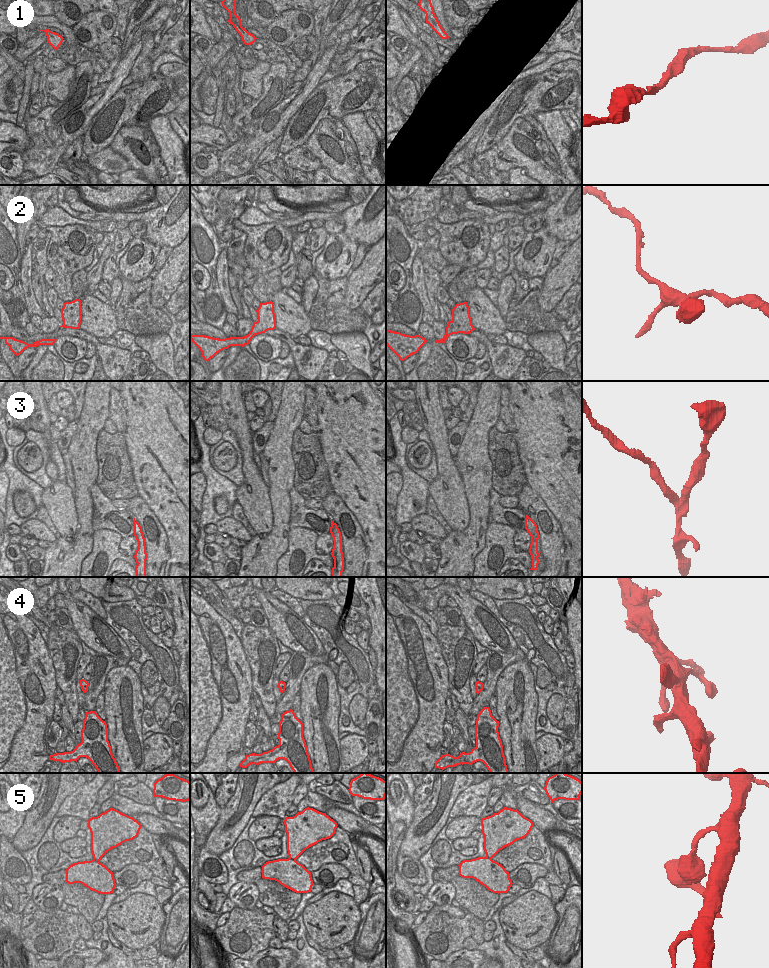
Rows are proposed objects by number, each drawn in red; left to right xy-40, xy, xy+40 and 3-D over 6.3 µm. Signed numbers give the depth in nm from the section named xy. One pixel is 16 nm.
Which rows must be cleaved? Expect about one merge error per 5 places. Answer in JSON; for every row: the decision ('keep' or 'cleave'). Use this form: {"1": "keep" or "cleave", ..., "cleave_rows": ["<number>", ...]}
{"1": "keep", "2": "keep", "3": "cleave", "4": "keep", "5": "keep", "cleave_rows": ["3"]}

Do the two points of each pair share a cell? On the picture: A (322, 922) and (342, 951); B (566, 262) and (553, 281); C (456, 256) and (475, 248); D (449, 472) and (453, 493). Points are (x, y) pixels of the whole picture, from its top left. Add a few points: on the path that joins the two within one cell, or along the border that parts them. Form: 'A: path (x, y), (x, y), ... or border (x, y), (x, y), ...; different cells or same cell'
A: border (344, 944), (333, 950); different cells
B: path (566, 267), (558, 276); same cell
C: path (461, 251), (463, 249), (470, 249); same cell
D: path (449, 477), (449, 488); same cell

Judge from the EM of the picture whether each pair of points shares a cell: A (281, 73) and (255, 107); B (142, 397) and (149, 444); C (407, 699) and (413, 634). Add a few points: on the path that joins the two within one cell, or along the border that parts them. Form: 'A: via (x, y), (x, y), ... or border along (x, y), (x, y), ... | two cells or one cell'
A: via (274, 82), (274, 90), (264, 100) | one cell
B: via (149, 409), (149, 432) | one cell
C: via (407, 683), (407, 662), (411, 658), (411, 650) | one cell

